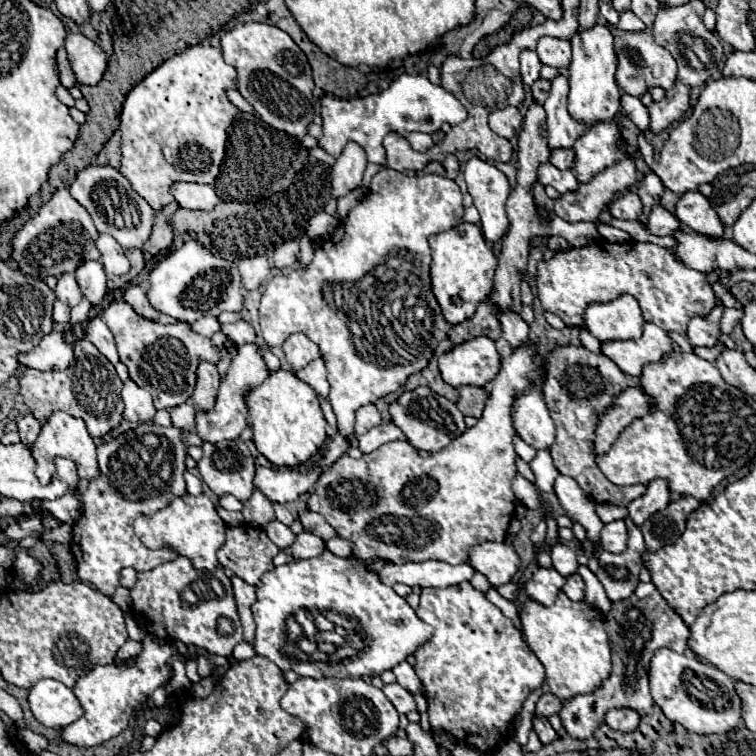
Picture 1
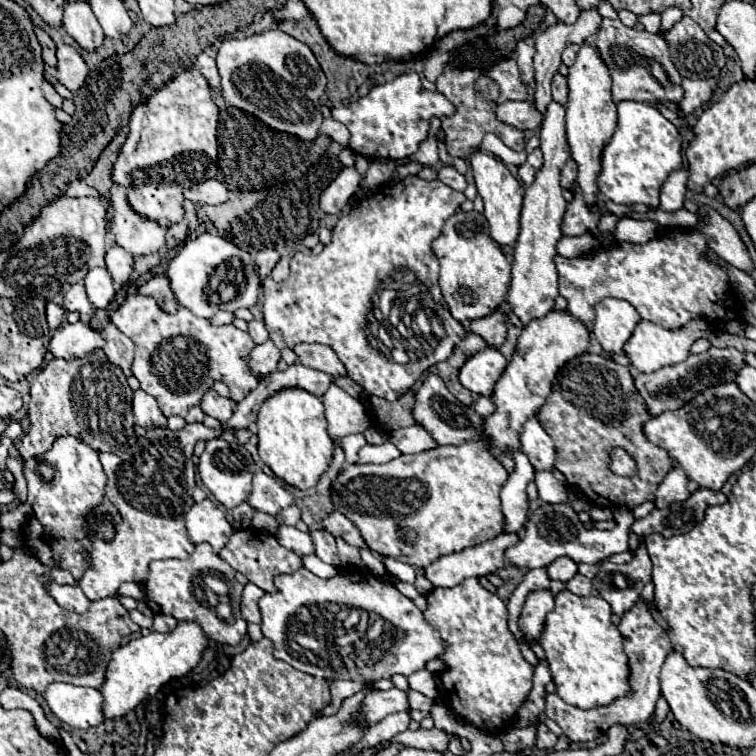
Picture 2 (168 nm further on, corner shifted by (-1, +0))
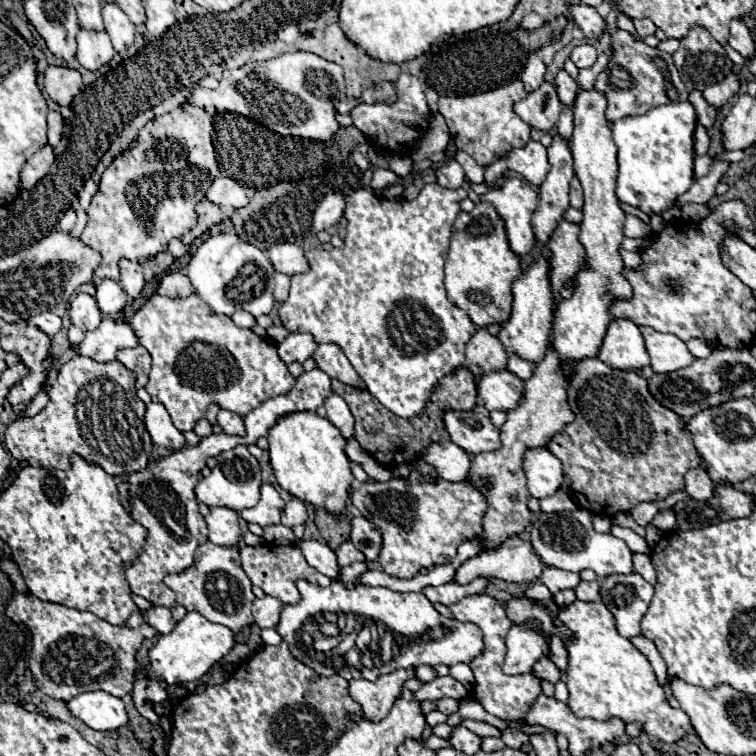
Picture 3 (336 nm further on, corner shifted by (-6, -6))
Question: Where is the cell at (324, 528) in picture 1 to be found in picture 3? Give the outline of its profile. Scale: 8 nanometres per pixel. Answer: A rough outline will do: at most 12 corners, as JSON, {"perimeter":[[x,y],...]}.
{"perimeter":[[364,516],[352,518],[350,540],[378,560],[382,532]]}

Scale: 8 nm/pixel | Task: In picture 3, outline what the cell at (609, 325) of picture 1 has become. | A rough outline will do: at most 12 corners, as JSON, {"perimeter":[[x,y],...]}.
{"perimeter":[[610,322],[598,358],[616,370],[650,364],[640,328]]}

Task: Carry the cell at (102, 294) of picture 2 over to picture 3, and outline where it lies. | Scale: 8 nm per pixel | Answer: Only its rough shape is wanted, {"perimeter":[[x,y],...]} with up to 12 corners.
{"perimeter":[[114,280],[96,282],[102,314],[118,314],[130,296]]}

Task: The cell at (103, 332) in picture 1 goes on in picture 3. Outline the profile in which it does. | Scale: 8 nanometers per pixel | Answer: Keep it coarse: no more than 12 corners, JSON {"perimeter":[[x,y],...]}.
{"perimeter":[[144,346],[122,348],[116,356],[138,376],[144,388],[150,372],[150,354]]}

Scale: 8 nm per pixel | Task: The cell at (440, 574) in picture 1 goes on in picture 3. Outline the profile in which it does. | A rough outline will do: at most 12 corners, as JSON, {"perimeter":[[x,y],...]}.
{"perimeter":[[514,536],[480,552],[454,582],[480,576],[508,582],[540,578],[544,564],[532,544]]}

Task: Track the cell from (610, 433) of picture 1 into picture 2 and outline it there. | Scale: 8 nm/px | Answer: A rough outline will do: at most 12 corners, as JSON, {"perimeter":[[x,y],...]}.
{"perimeter":[[709,348],[685,362],[639,374],[649,416],[733,382],[745,366],[735,348]]}

